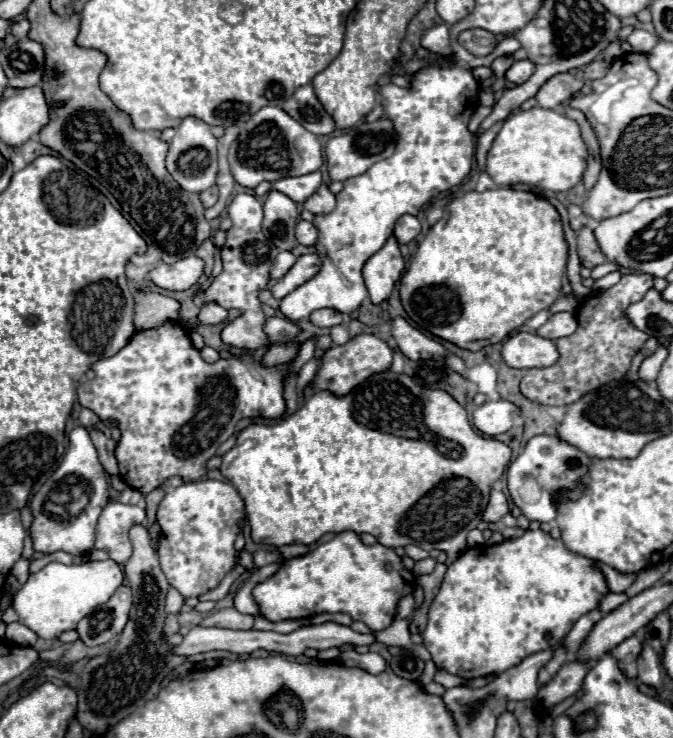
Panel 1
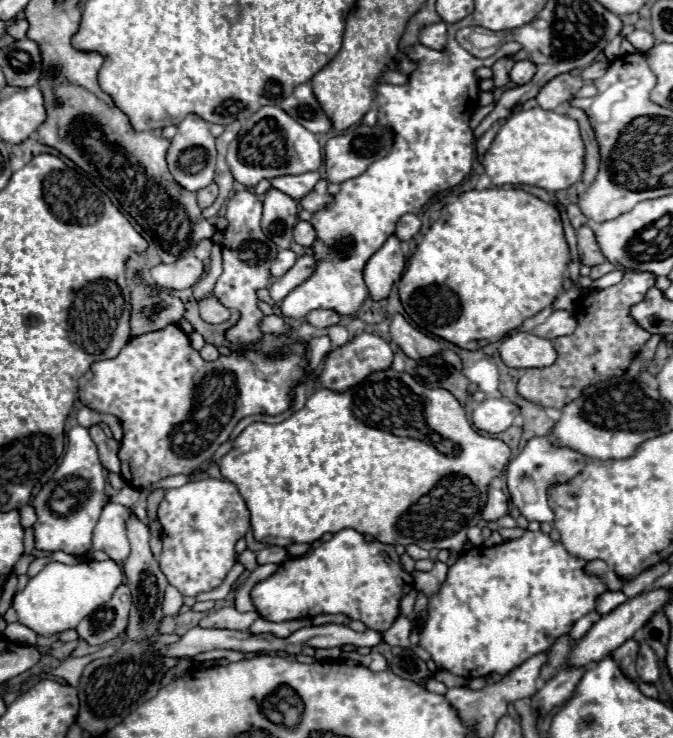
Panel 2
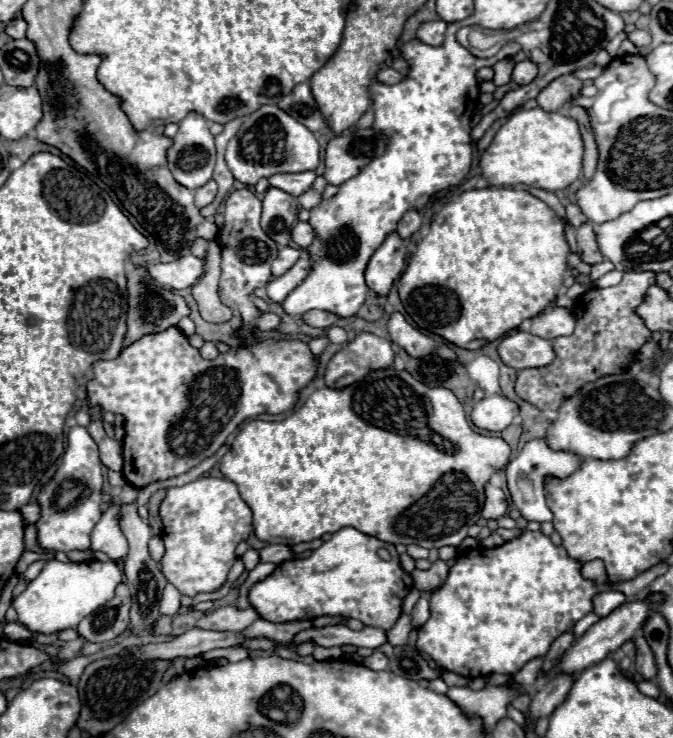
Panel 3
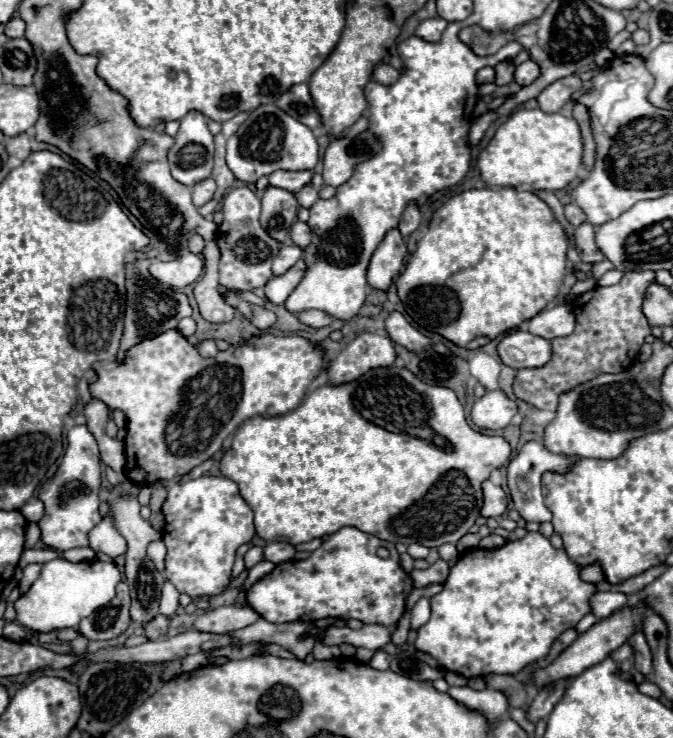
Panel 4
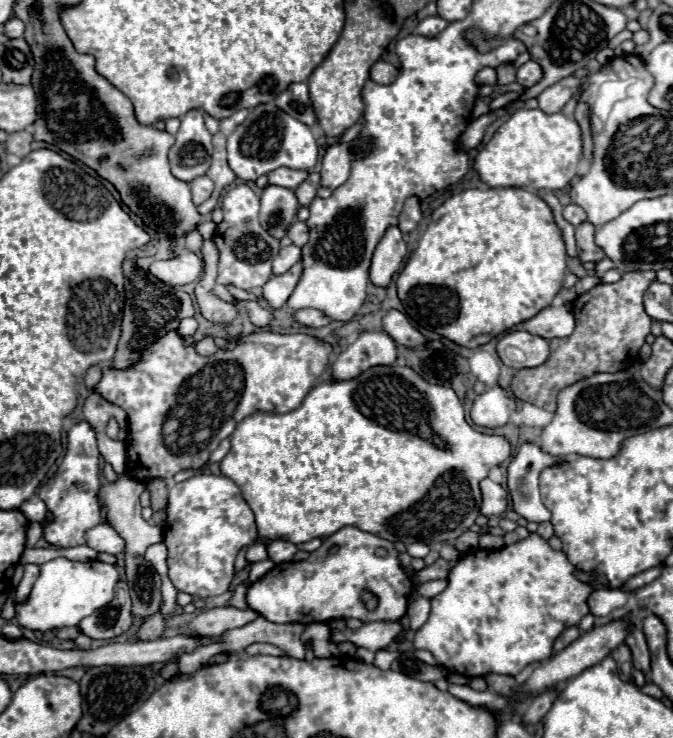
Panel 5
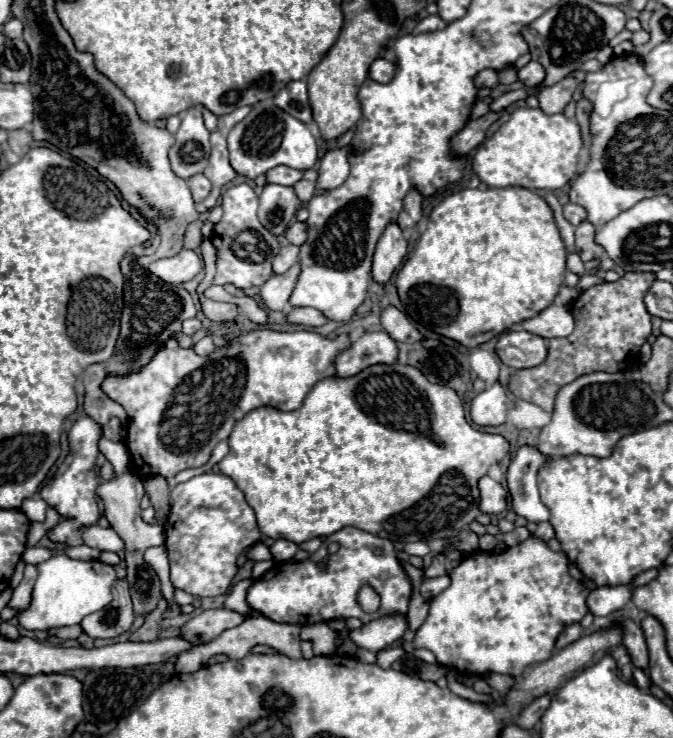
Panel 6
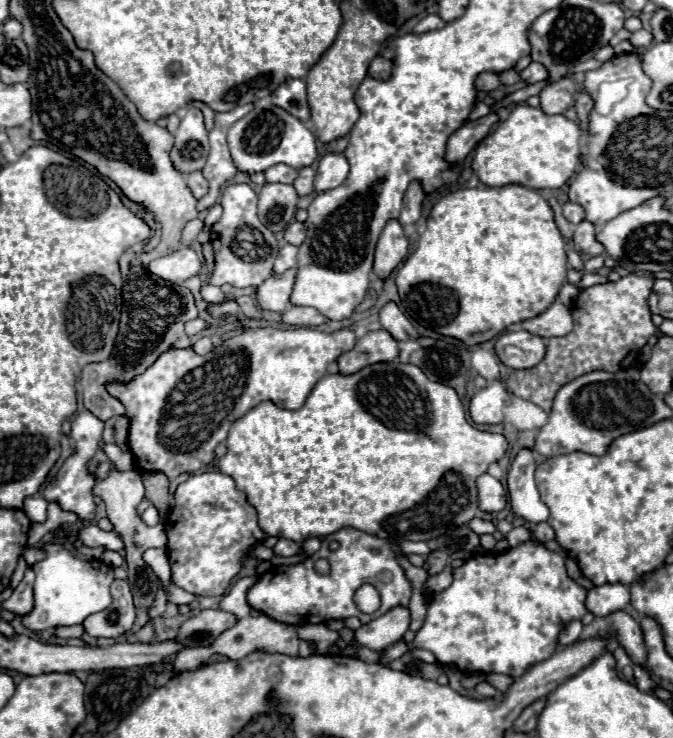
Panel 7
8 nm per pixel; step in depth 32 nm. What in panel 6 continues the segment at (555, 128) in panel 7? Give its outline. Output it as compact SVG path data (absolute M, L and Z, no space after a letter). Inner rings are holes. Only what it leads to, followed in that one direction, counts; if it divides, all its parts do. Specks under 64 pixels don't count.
M522 106L516 108L510 114L510 120L504 122L494 136L476 150L472 168L478 178L492 188L522 186L530 190L558 190L576 176L580 150L582 138L576 120L570 120L564 114L548 116L540 108L532 110Z

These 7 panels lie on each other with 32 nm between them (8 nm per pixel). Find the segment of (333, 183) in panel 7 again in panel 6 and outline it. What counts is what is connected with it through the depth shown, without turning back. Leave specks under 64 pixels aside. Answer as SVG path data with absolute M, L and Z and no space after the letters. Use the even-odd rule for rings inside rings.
M342 146L342 148L332 148L324 154L322 162L320 162L320 184L318 188L322 190L334 190L340 184L344 184L344 180L350 174L350 154L354 152L352 146Z

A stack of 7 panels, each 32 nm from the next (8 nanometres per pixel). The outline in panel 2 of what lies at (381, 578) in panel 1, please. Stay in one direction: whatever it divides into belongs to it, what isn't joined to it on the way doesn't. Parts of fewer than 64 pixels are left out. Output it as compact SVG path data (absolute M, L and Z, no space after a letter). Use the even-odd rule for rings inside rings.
M346 528L336 532L328 542L322 542L318 548L310 550L310 554L284 560L270 578L254 586L252 602L258 614L270 622L314 618L318 614L346 614L352 620L364 622L372 630L384 632L398 616L400 598L406 596L410 590L414 590L414 578L402 568L400 556L392 546L380 542L364 542L362 534Z

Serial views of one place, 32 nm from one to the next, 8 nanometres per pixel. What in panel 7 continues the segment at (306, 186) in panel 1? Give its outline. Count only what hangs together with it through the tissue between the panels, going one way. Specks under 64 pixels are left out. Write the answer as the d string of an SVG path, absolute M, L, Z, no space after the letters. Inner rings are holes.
M276 164L264 172L266 182L280 182L280 184L292 184L298 178L298 170L288 168L286 164Z

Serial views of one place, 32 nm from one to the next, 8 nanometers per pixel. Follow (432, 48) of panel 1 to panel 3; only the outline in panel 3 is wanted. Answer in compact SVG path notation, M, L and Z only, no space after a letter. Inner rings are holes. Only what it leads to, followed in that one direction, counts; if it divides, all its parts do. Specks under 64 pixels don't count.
M436 20L436 22L426 22L418 28L418 40L428 44L428 46L442 46L444 34L446 34L446 22Z

